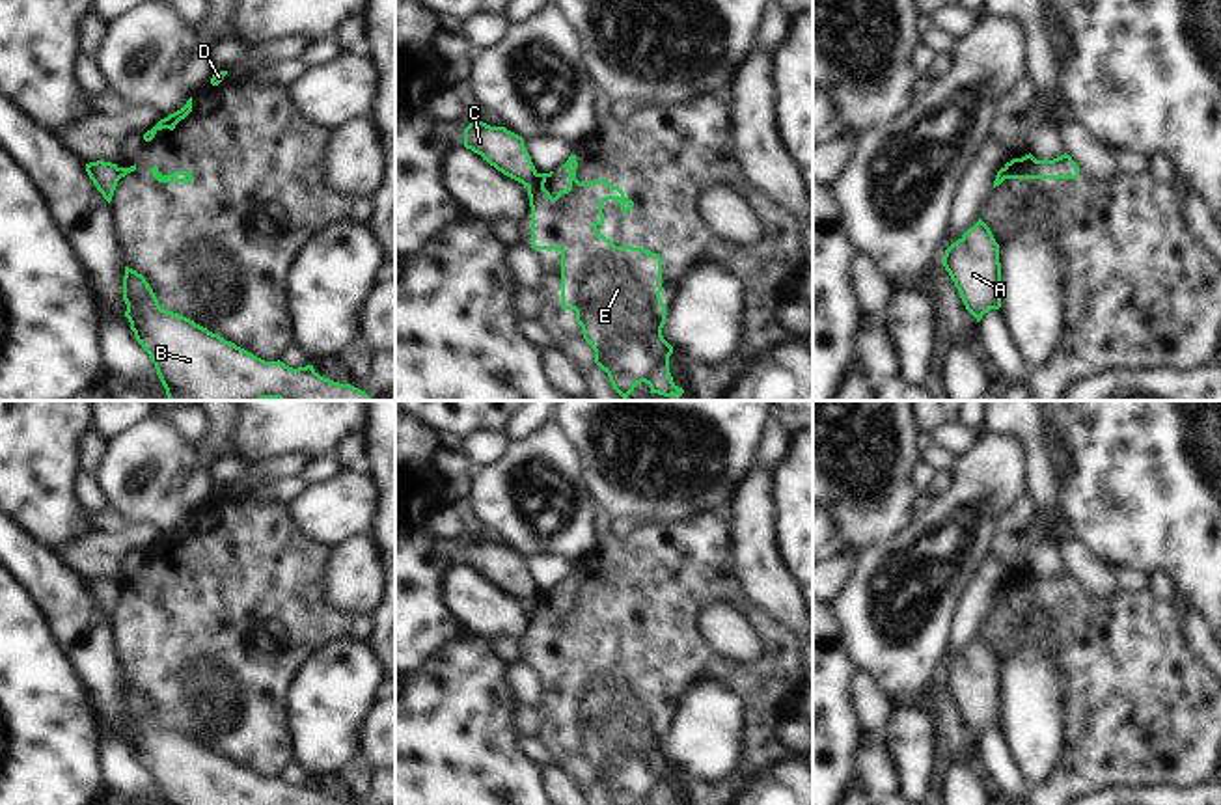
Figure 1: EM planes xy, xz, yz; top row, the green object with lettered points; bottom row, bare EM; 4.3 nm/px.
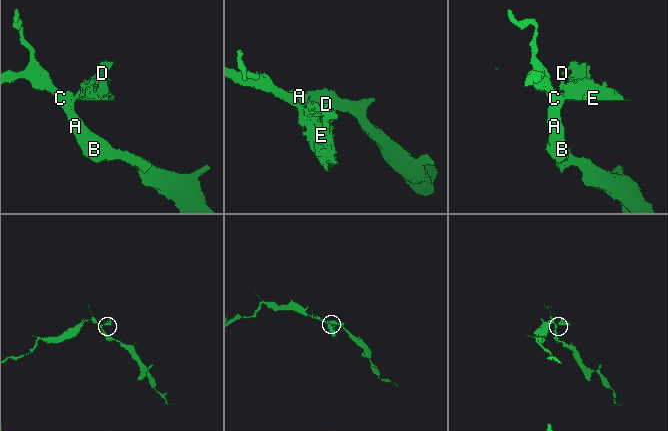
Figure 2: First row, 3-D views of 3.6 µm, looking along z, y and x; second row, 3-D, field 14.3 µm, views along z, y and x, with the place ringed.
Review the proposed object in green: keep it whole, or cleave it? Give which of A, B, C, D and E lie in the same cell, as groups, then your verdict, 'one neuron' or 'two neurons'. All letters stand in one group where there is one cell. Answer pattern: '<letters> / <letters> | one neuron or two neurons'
A B C / D E | two neurons

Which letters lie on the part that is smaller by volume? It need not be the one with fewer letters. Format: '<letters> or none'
D, E.

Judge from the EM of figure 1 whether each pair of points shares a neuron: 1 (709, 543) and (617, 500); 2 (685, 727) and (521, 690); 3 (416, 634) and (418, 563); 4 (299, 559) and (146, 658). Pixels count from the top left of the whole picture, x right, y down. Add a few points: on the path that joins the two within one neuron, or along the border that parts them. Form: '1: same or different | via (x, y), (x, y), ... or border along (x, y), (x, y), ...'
1: different | border along (705, 513), (638, 524)
2: different | border along (521, 658), (539, 679), (537, 705)
3: same | via (416, 617), (416, 580)
4: same | via (261, 580), (252, 584), (202, 634), (183, 636)

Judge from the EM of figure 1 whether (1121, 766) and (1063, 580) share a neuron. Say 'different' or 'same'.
same

